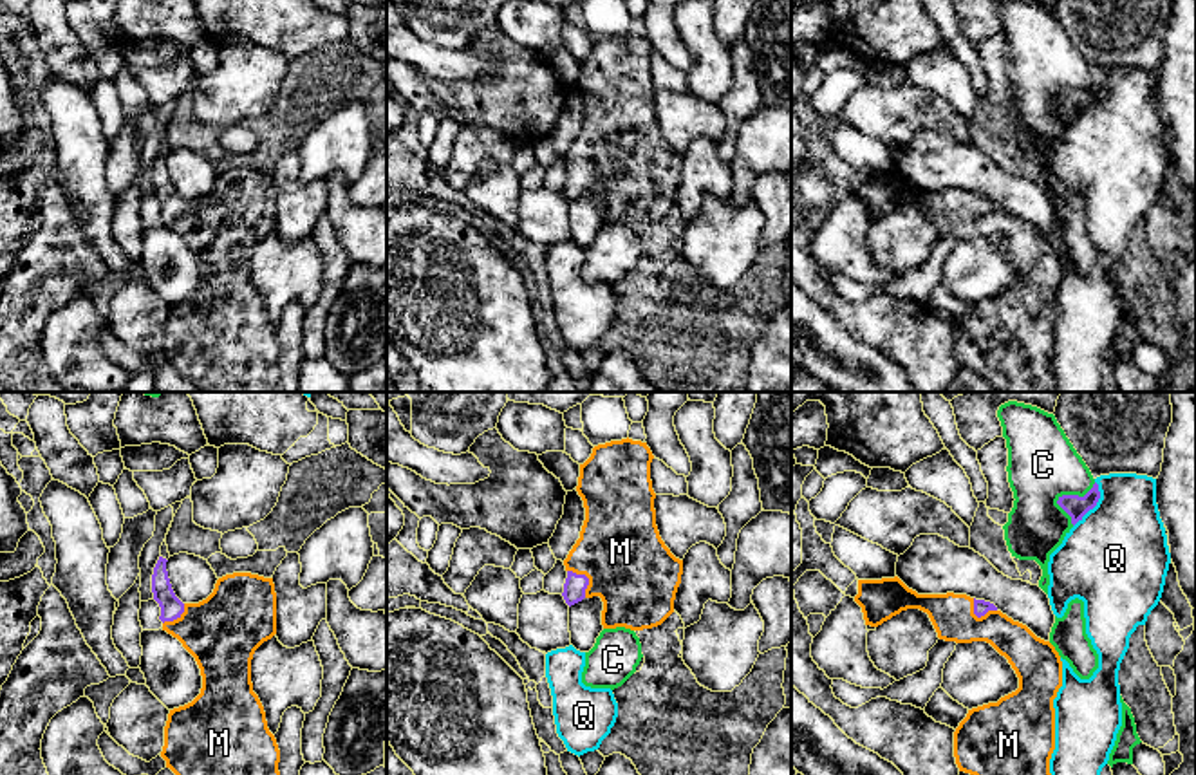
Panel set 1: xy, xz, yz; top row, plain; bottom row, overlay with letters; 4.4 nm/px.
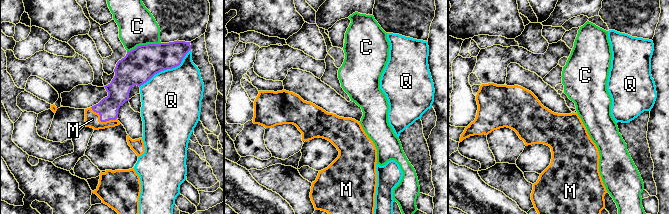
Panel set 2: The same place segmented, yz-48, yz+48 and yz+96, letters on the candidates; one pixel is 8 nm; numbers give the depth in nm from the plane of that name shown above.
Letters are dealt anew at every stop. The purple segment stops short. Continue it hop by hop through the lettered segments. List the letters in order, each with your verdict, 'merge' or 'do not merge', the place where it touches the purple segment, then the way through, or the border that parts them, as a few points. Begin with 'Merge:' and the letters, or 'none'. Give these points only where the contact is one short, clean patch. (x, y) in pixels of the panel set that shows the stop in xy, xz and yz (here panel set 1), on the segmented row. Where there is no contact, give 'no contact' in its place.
Merge: M
C: do not merge | yz (1065, 495) | along yz (1095, 483), (1083, 495), (1063, 495), (1057, 501), (1072, 524)
M: merge | xz (588, 578) | across xz (575, 586), (588, 578), (620, 551)
Q: do not merge | yz (1095, 504) | along yz (1095, 481), (1099, 501), (1074, 526)

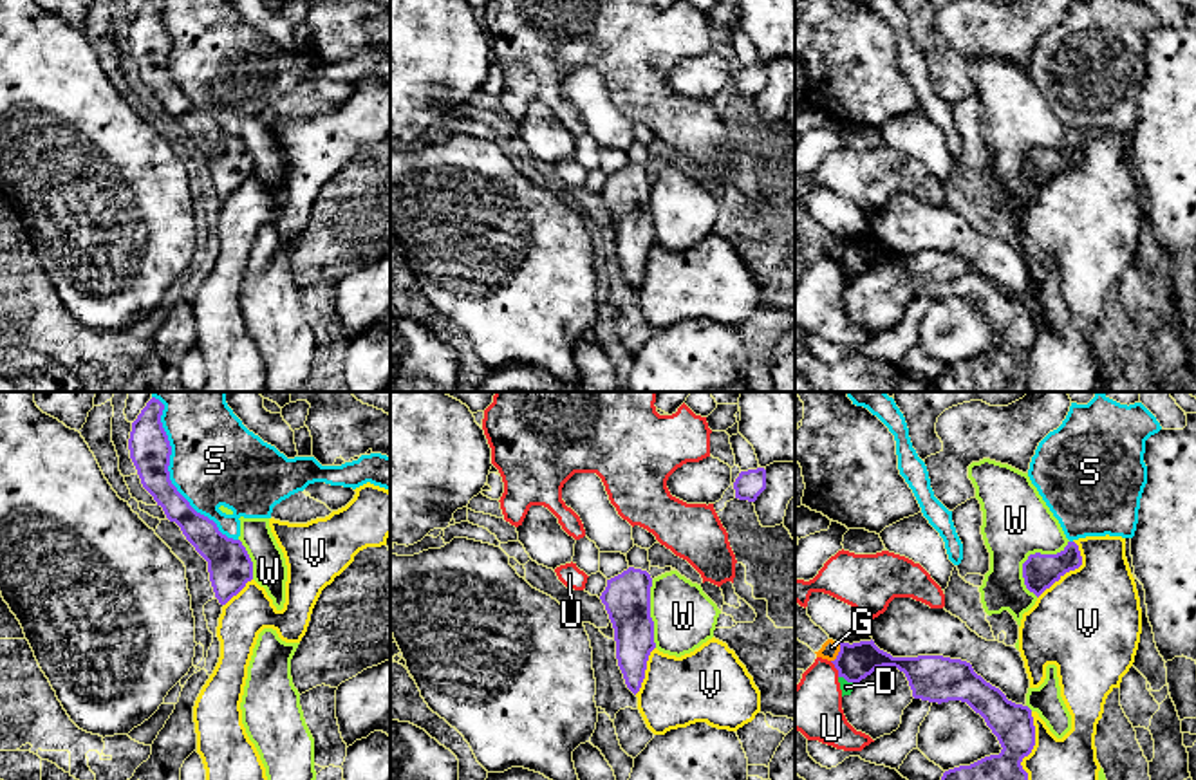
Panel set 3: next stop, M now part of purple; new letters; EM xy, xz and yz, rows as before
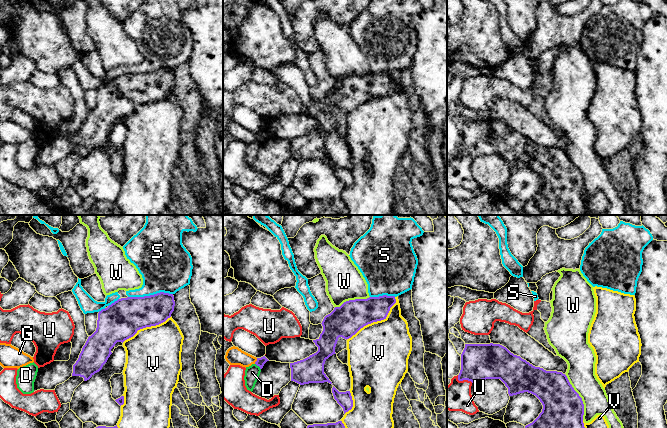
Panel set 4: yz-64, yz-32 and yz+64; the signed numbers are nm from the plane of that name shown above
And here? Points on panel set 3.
Merge: none
D: do not merge | yz (846, 679) | along yz (839, 676), (853, 685)
G: do not merge | yz (839, 652) | along yz (840, 643), (840, 650), (831, 661)
S: do not merge | xy (168, 473)
U: do not merge | yz (835, 667)
V: do not merge | yz (1070, 569)
W: do not merge | yz (1028, 557)

